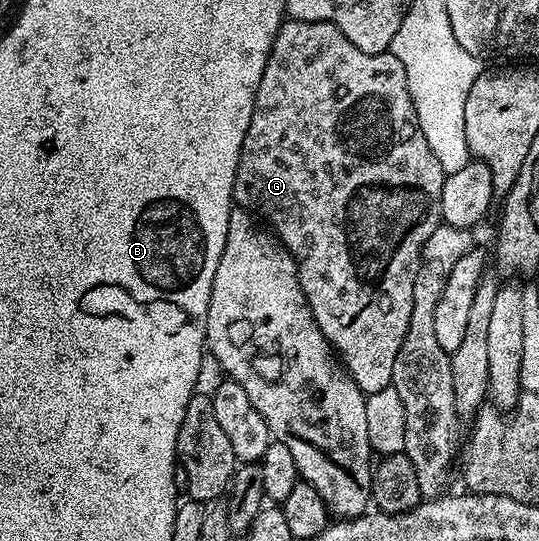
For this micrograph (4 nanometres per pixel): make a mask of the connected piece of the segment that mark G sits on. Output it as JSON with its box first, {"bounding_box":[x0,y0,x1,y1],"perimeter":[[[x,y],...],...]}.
{"bounding_box":[233,20,446,395],"perimeter":[[[283,20],[280,31],[272,43],[264,75],[260,75],[260,87],[256,91],[256,103],[252,111],[252,123],[244,135],[242,154],[238,160],[238,170],[234,176],[233,204],[240,209],[253,213],[272,230],[275,237],[286,246],[298,264],[300,287],[312,307],[312,315],[320,331],[328,339],[334,352],[338,354],[350,378],[369,395],[384,391],[391,386],[392,363],[404,343],[408,331],[408,319],[412,319],[412,287],[416,284],[416,275],[422,268],[422,248],[428,243],[428,235],[436,231],[442,220],[442,188],[446,182],[446,172],[440,167],[436,155],[420,131],[416,119],[416,107],[408,91],[408,79],[404,75],[404,63],[393,57],[390,52],[365,53],[353,45],[331,21],[295,21]]]}

